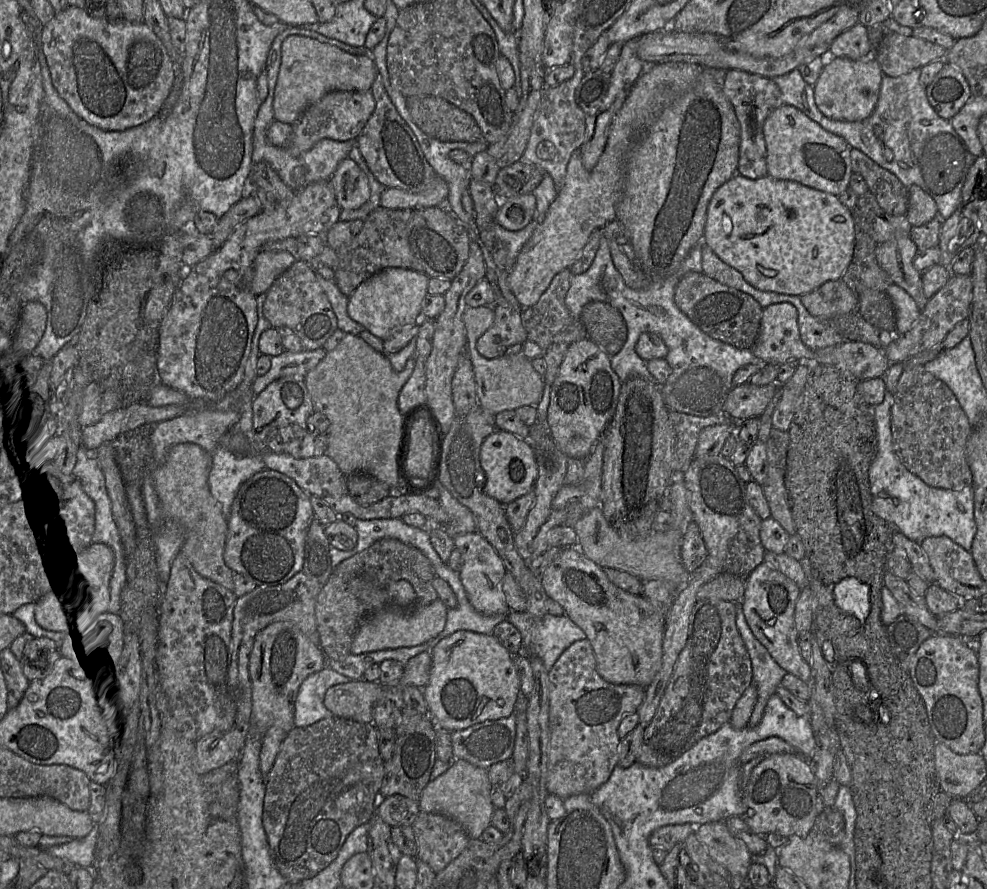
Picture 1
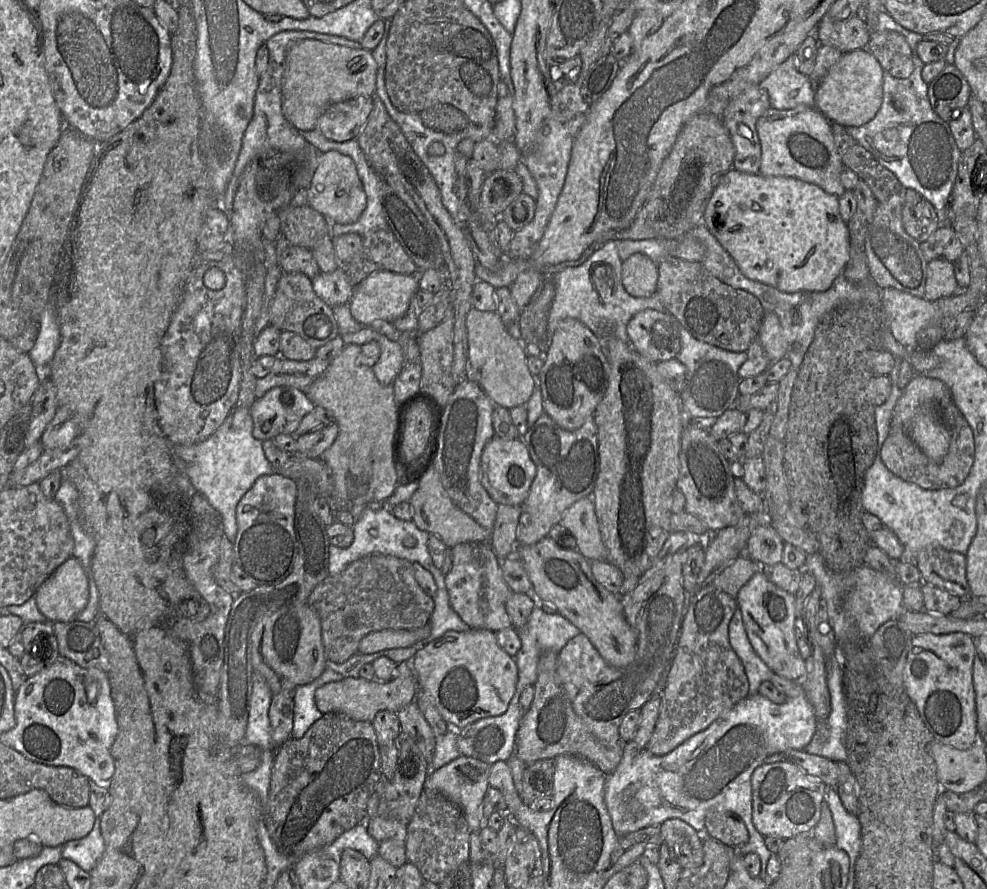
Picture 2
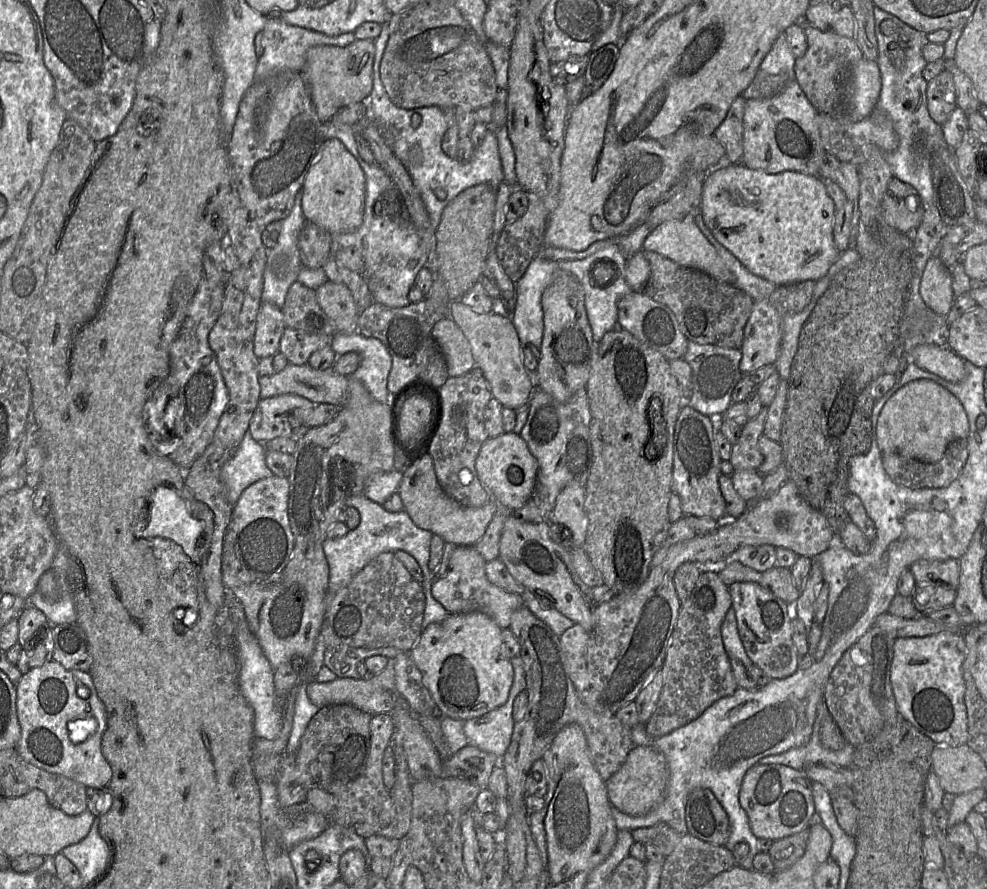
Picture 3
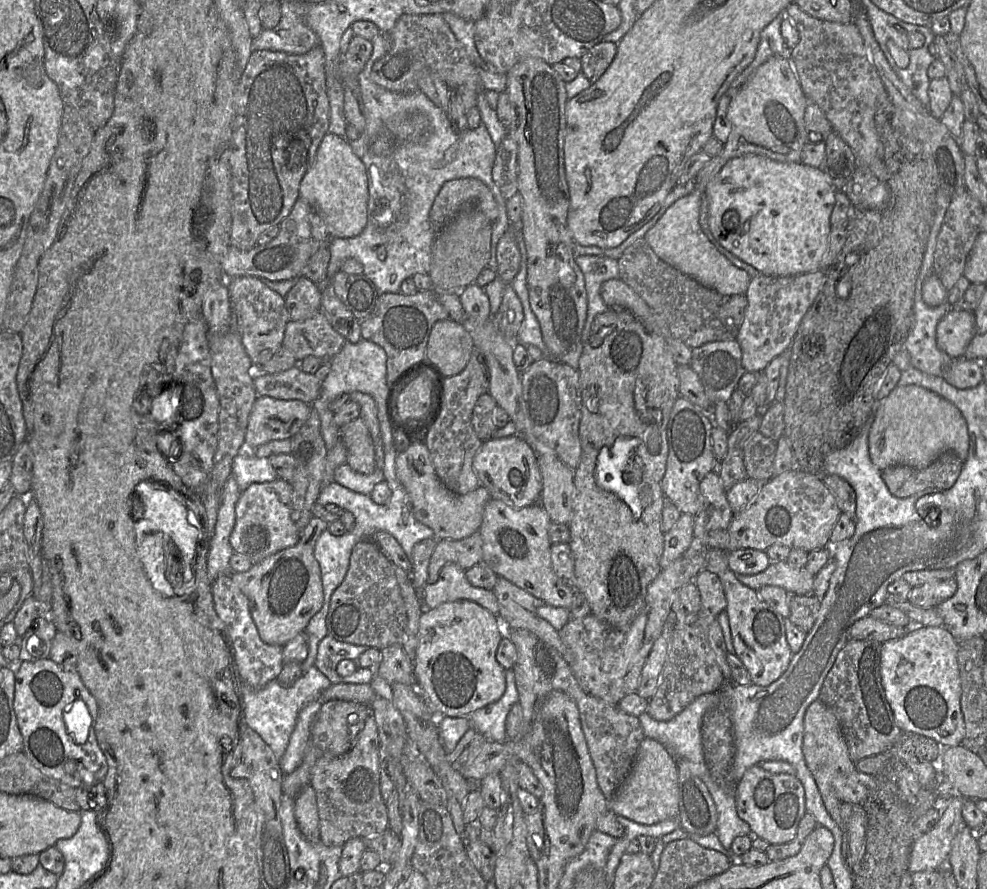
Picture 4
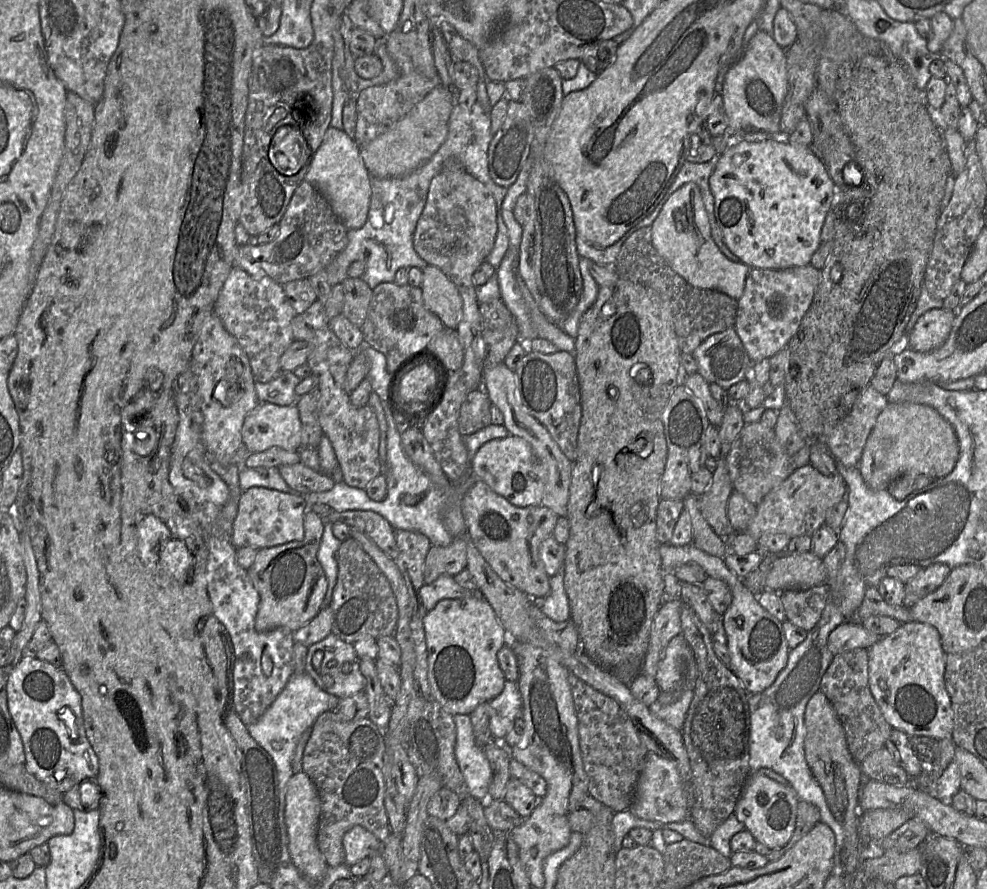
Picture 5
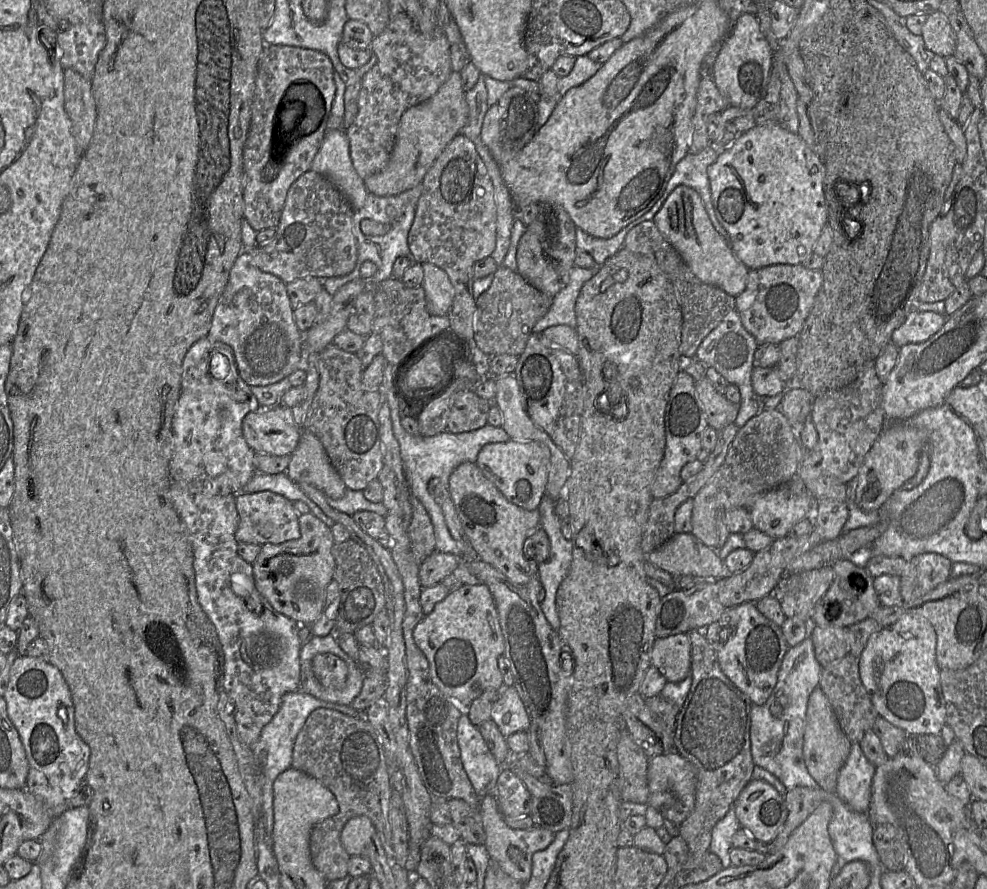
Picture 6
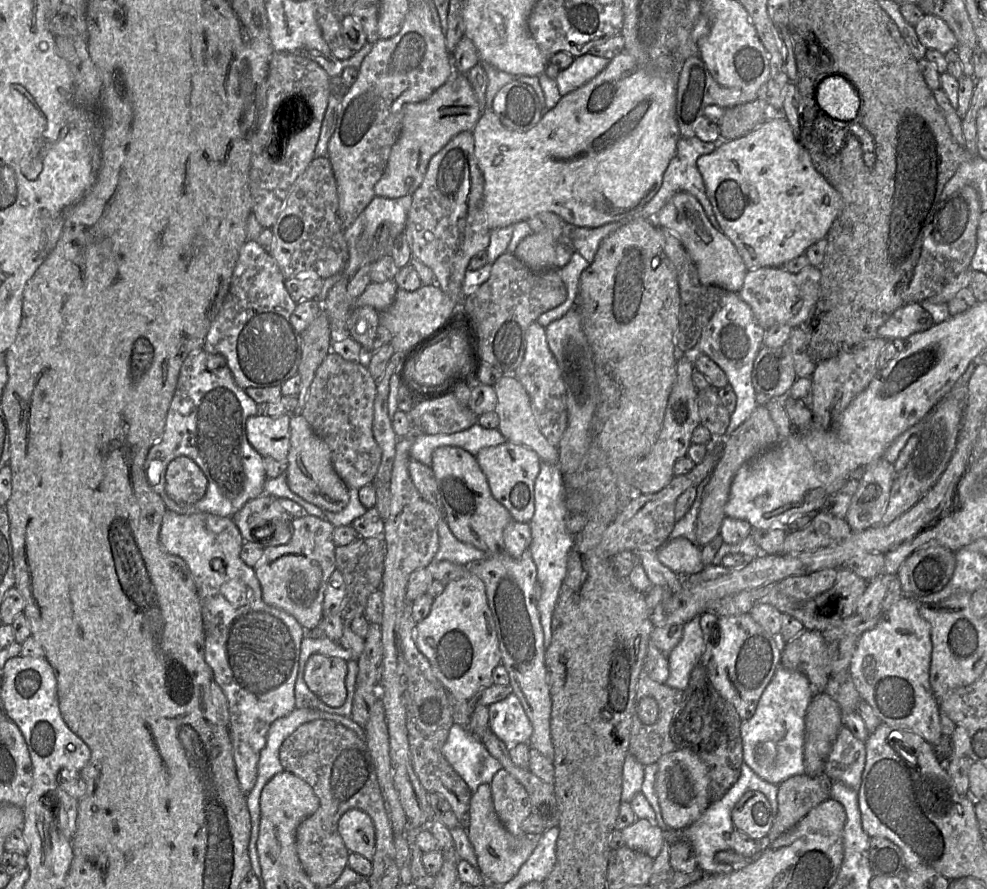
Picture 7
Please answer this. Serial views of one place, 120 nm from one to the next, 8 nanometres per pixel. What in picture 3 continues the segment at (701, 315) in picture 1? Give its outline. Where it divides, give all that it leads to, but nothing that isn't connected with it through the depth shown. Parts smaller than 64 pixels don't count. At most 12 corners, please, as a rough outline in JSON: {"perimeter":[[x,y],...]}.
{"perimeter":[[641,251],[643,292],[689,341],[740,349],[755,302],[703,271]]}

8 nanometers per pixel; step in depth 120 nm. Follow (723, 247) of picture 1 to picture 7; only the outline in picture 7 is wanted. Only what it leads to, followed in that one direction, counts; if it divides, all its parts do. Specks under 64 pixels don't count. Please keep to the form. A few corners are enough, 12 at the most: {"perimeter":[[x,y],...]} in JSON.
{"perimeter":[[783,116],[700,156],[748,270],[827,236],[842,207]]}

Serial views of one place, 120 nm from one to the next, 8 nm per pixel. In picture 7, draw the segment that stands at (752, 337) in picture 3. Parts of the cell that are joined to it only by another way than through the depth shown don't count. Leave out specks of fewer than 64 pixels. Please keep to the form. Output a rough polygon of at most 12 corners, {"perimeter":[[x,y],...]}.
{"perimeter":[[747,270],[741,299],[758,324],[804,325],[821,273]]}

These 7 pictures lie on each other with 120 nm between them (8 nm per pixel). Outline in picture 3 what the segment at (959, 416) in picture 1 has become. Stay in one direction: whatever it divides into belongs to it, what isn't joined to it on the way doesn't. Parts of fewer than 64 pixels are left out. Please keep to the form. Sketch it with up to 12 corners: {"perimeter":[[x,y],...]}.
{"perimeter":[[967,439],[923,463],[882,454],[891,480],[911,489],[950,486],[967,458]]}

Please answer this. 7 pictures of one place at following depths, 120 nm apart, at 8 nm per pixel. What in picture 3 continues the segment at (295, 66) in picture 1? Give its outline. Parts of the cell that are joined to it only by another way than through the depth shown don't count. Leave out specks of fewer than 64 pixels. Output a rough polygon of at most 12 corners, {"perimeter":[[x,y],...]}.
{"perimeter":[[375,46],[311,47],[300,72],[324,124],[366,102]]}

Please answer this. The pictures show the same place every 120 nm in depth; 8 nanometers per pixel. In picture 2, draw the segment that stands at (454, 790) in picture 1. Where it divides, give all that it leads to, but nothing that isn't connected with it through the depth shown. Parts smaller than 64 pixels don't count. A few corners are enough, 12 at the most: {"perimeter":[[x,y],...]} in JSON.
{"perimeter":[[460,755],[430,773],[425,790],[459,806],[471,832],[483,827],[489,764]]}

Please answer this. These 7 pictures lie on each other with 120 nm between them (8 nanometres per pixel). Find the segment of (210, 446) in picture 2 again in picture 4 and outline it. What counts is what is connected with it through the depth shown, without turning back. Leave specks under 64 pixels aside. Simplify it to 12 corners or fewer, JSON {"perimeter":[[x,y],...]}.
{"perimeter":[[243,451],[232,476],[241,492],[278,479],[268,458]]}

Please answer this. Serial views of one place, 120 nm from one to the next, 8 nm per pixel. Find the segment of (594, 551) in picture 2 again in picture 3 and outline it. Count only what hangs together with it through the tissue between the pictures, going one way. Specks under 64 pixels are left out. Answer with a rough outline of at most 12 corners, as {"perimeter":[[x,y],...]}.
{"perimeter":[[569,485],[558,495],[551,522],[567,527],[583,548],[588,519],[585,490]]}

